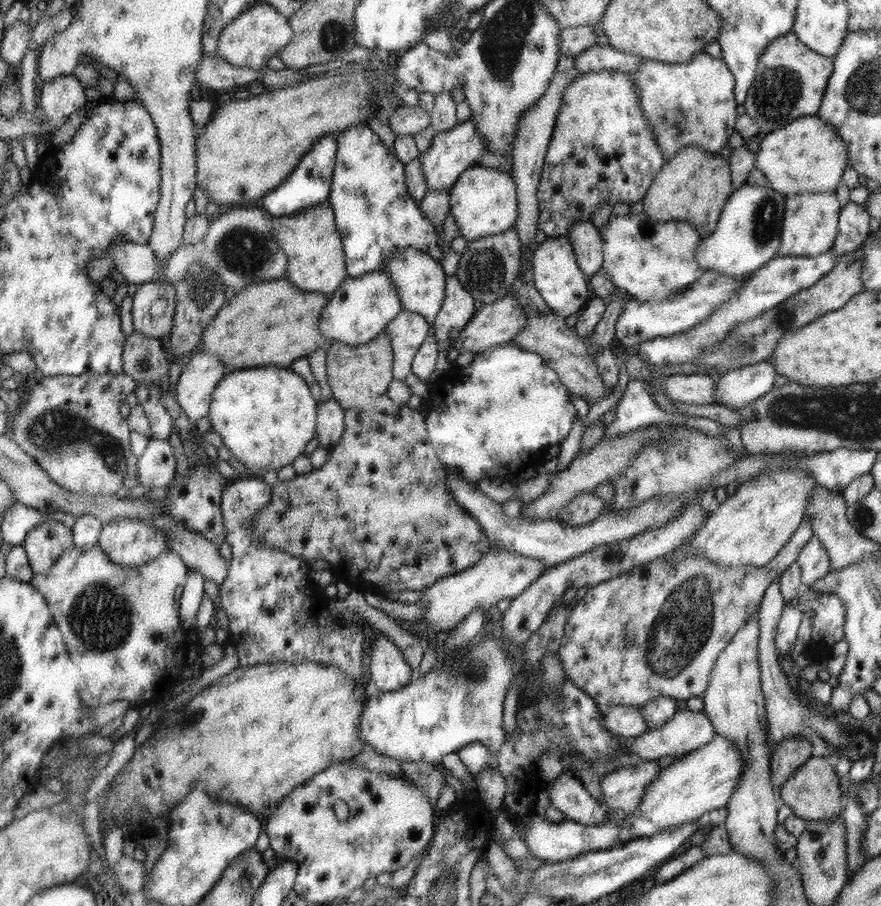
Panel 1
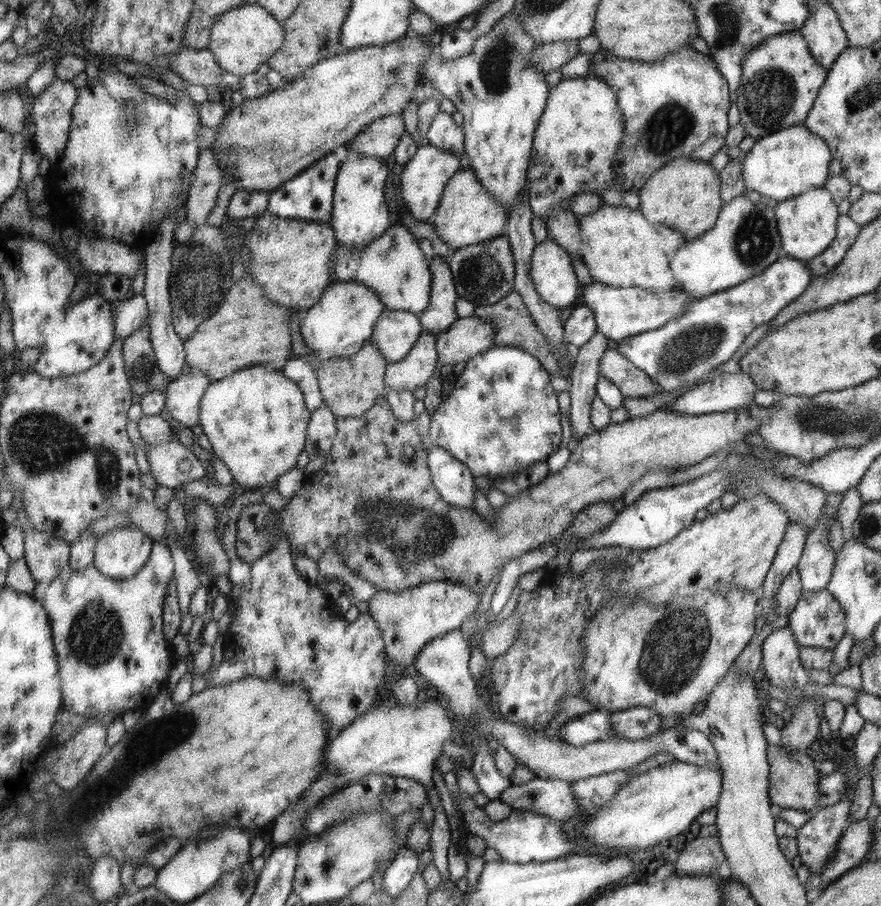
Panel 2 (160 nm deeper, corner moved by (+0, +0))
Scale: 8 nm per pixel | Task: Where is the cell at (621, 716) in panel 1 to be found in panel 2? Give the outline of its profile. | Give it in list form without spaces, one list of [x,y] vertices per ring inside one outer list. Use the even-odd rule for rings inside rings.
[[[594,710],[590,714],[572,718],[568,720],[564,727],[557,730],[557,738],[562,743],[567,743],[569,746],[580,747],[595,741],[606,740],[608,737],[614,736],[612,728],[612,714],[610,712]]]

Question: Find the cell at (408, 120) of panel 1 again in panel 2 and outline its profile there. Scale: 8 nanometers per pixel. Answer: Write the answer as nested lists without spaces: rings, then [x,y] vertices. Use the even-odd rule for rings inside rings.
[[[389,114],[371,122],[354,141],[347,144],[347,148],[358,154],[386,160],[396,148],[398,138],[404,133],[406,131],[402,115]]]

